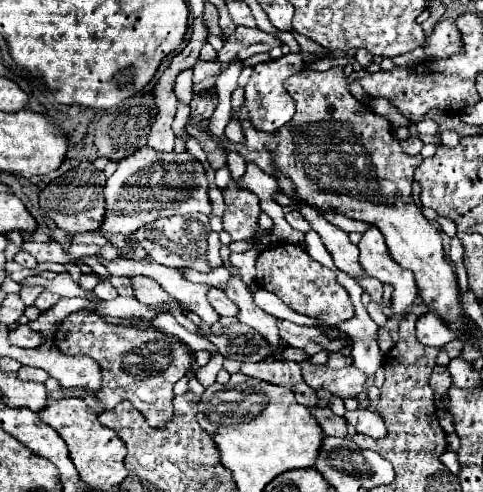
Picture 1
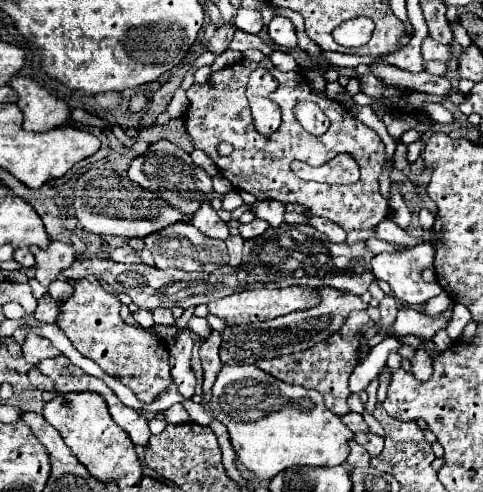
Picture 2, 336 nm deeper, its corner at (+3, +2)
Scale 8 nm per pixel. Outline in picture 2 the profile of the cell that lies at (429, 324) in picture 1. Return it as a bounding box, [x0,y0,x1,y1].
[349,337,402,393]

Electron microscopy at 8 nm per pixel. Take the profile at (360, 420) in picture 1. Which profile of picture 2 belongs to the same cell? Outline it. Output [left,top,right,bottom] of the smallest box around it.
[353,433,383,455]

